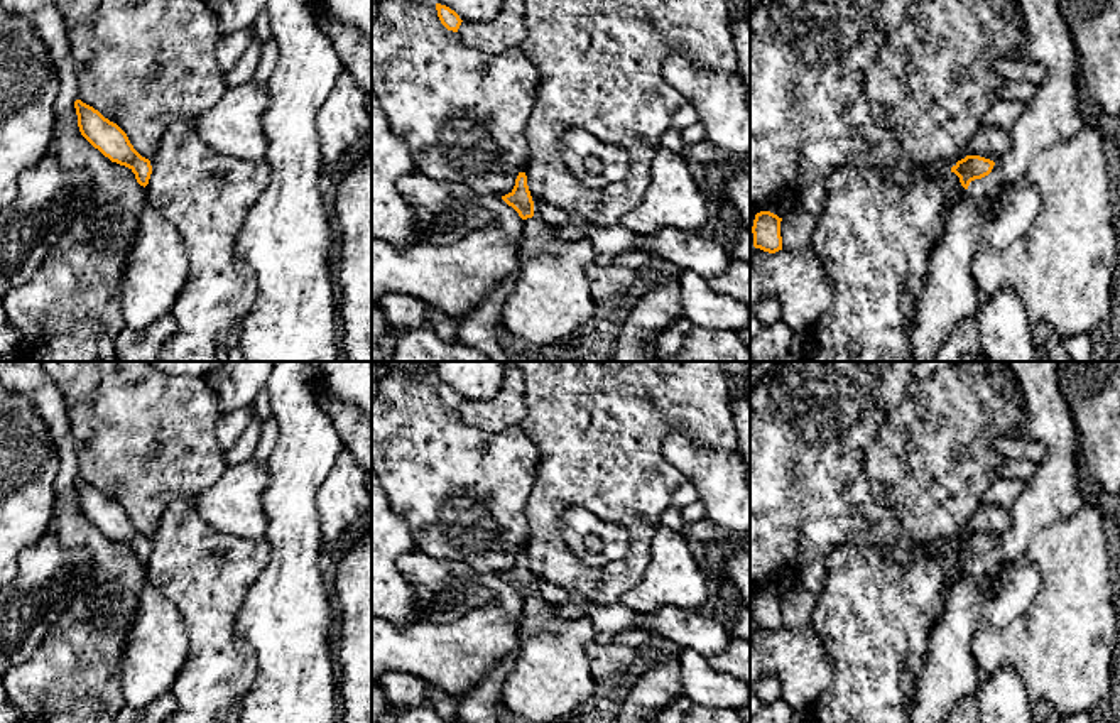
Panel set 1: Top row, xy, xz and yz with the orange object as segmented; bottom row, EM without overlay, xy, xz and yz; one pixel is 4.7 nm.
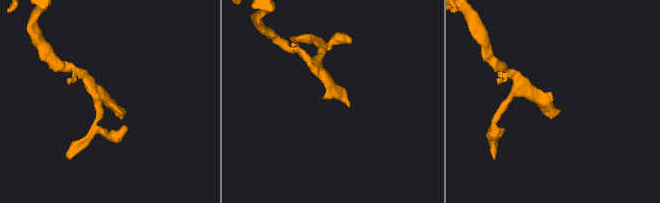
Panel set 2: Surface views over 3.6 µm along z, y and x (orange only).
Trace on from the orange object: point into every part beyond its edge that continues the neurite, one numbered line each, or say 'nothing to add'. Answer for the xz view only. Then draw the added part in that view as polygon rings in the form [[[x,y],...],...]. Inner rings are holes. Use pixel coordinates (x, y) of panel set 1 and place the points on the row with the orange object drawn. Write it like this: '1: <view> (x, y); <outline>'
1: xz (551, 299); [[[534,206],[534,216],[522,220],[520,267],[515,287],[502,309],[502,326],[532,345],[552,345],[571,336],[579,326],[588,323],[595,313],[586,270],[595,264],[595,248],[588,238],[564,242],[542,220]]]

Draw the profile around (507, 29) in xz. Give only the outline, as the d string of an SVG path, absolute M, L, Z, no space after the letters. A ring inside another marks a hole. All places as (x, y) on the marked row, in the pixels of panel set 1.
M503 0L502 10L487 22L461 22L461 42L475 51L500 54L527 37L524 0Z

